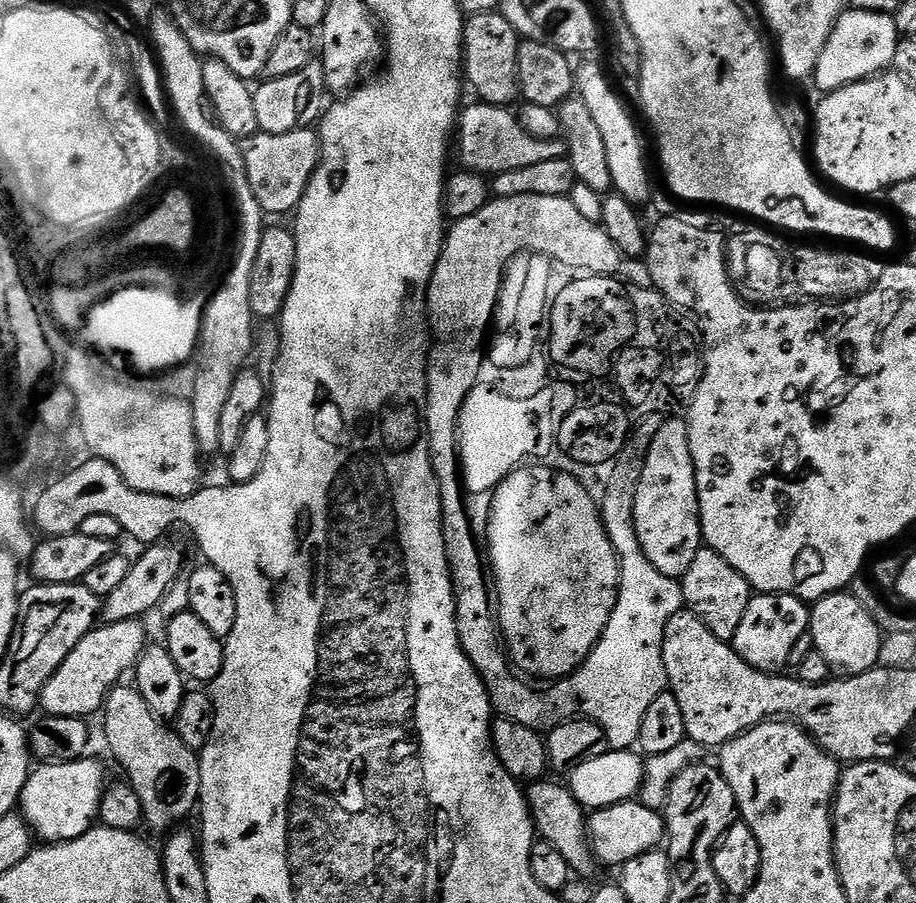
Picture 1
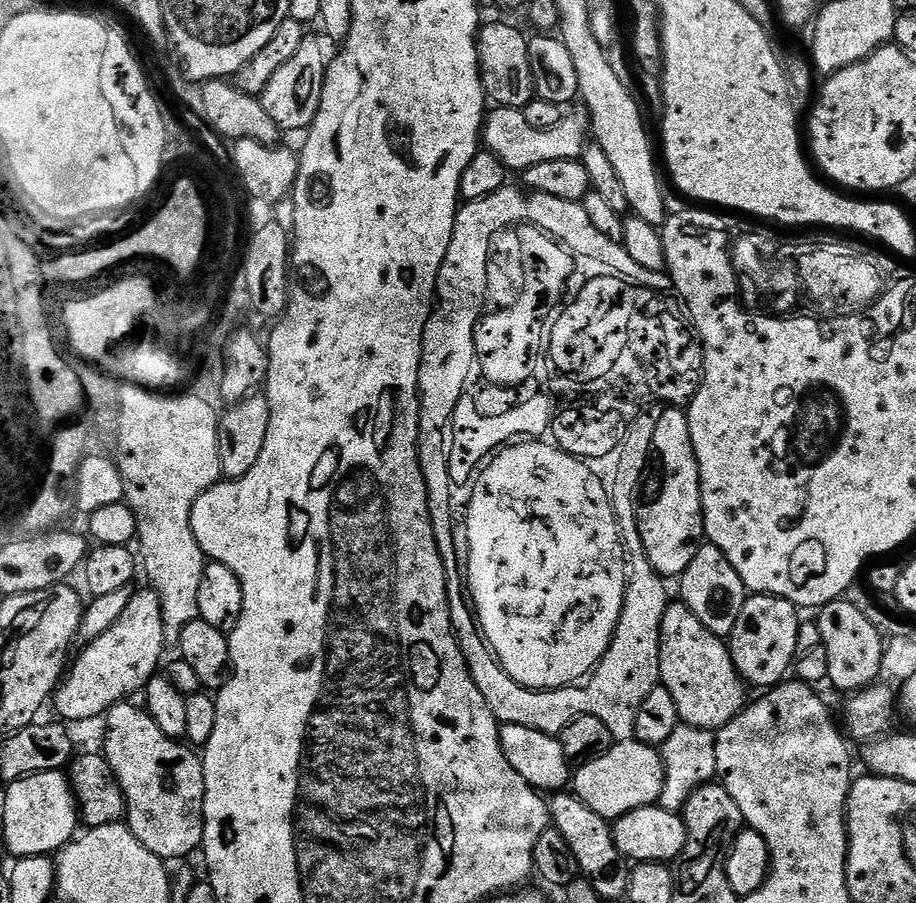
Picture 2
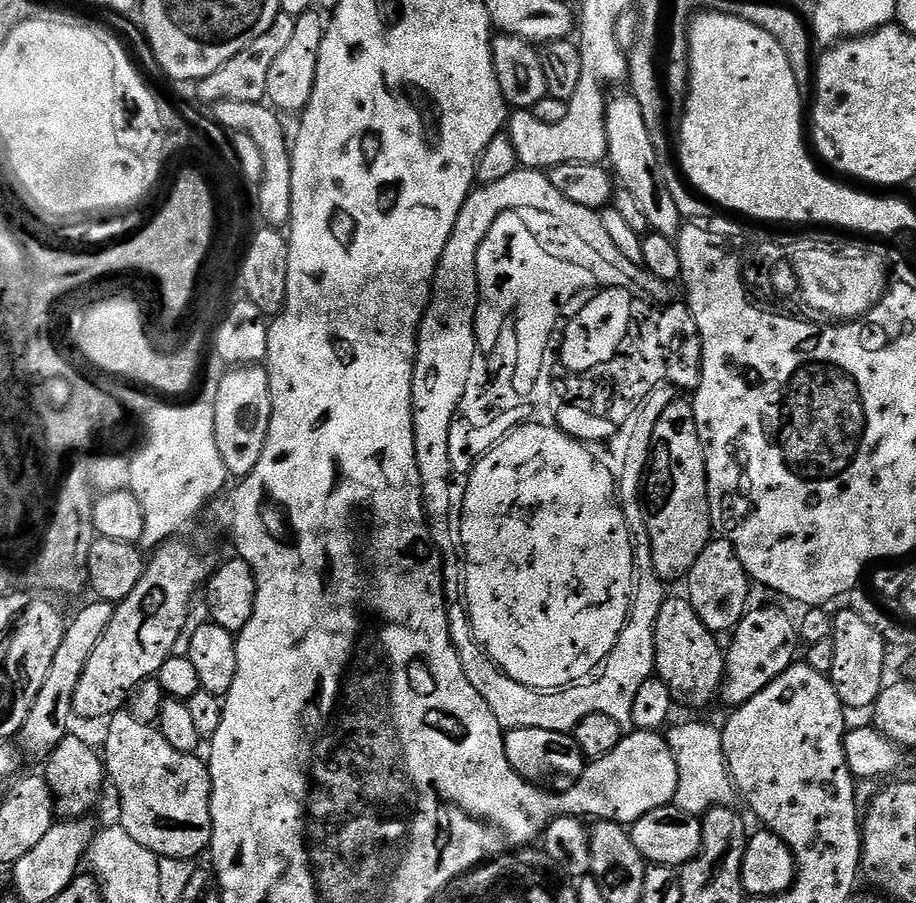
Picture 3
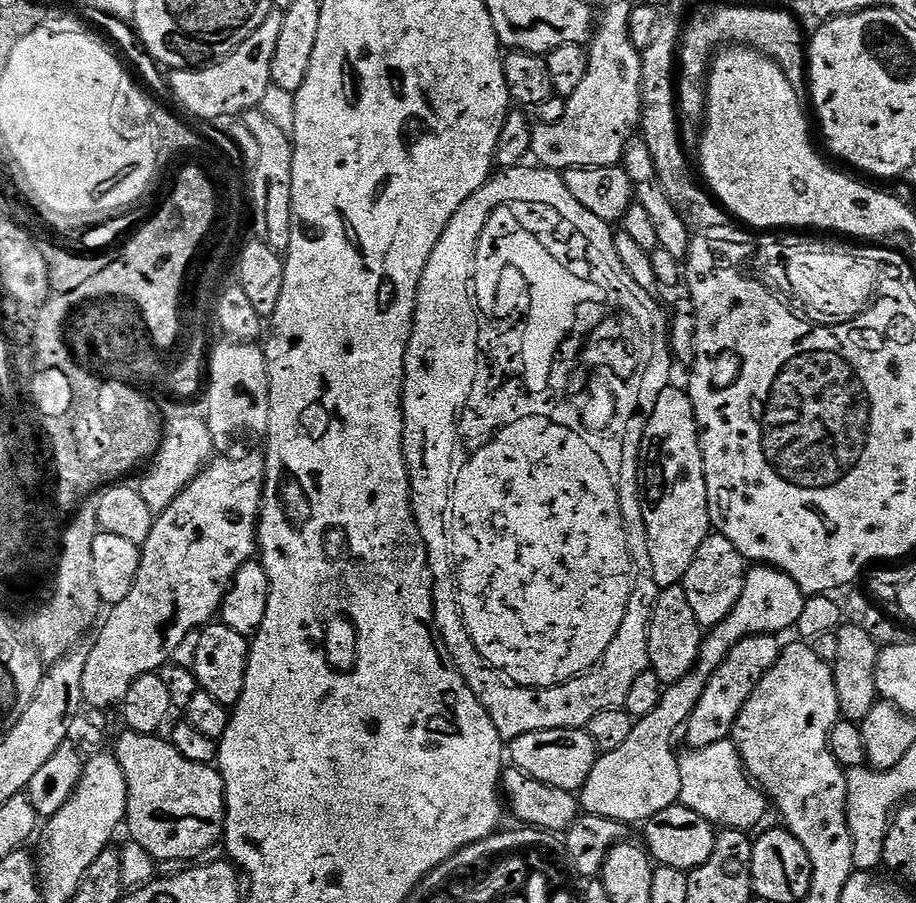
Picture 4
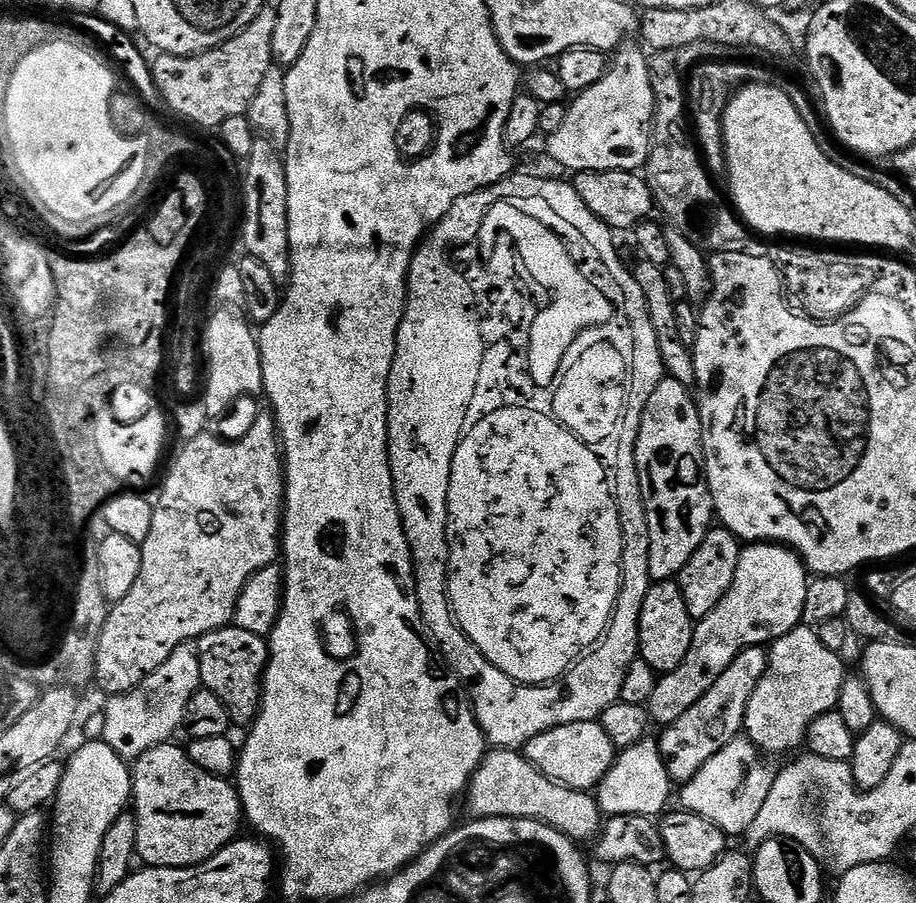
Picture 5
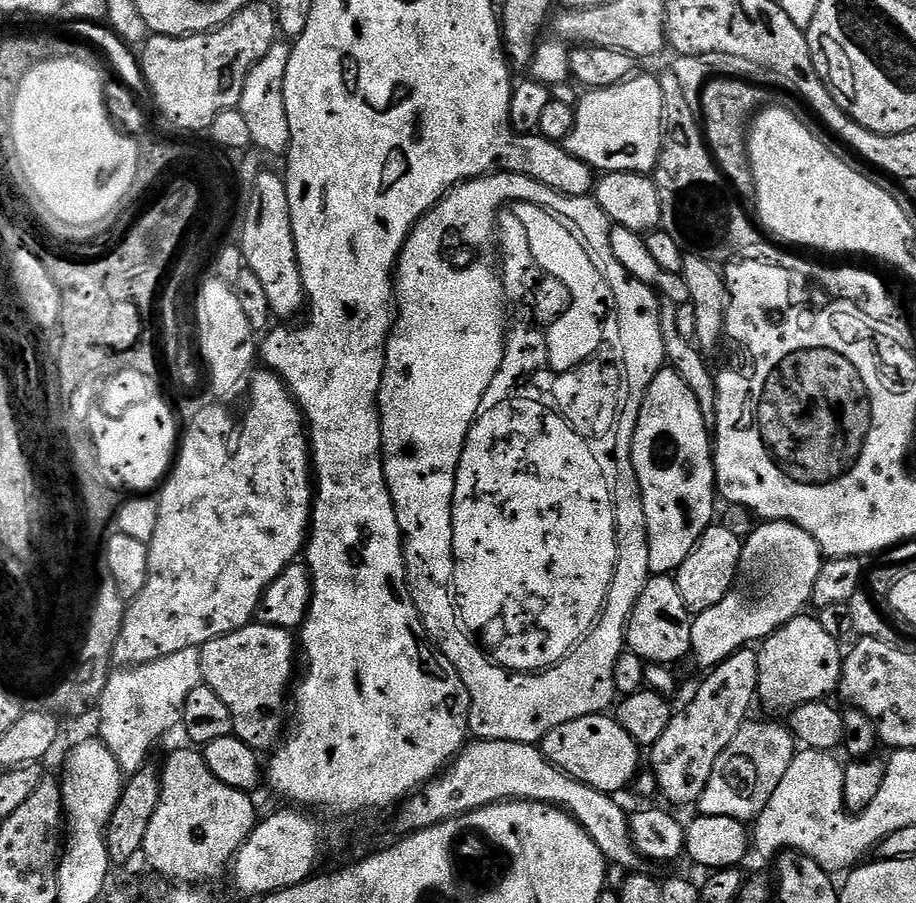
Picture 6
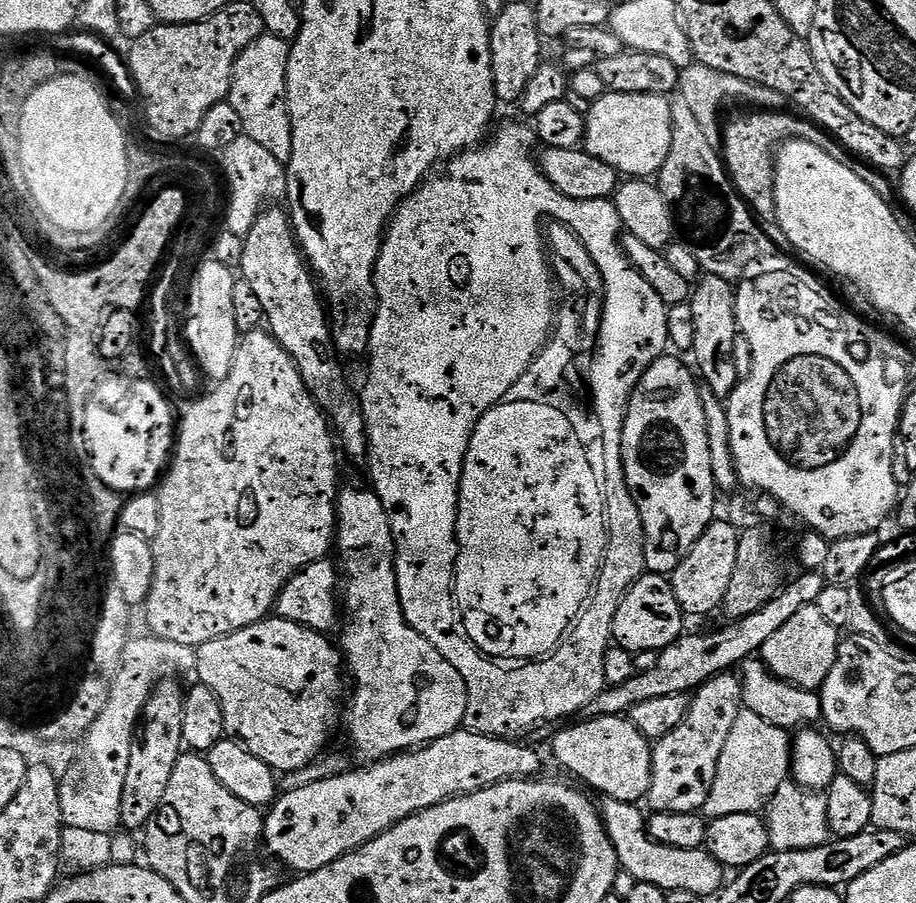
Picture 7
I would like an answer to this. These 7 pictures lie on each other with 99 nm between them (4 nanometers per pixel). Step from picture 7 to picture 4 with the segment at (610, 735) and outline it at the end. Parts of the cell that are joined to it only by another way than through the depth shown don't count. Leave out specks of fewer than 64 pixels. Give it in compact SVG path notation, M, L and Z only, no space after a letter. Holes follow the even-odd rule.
M555 728L538 730L534 734L522 734L507 745L506 756L511 767L522 770L546 786L576 794L590 778L590 770L596 764L596 743L583 728Z

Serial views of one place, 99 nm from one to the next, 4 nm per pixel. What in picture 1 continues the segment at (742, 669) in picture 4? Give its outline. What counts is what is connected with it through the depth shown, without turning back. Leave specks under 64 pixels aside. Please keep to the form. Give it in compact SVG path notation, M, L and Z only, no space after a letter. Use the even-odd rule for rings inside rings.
M765 592L753 595L750 606L746 606L746 614L742 614L738 634L734 634L730 643L754 670L780 674L789 667L790 654L793 653L798 638L802 638L809 628L810 608L805 601L790 594Z

